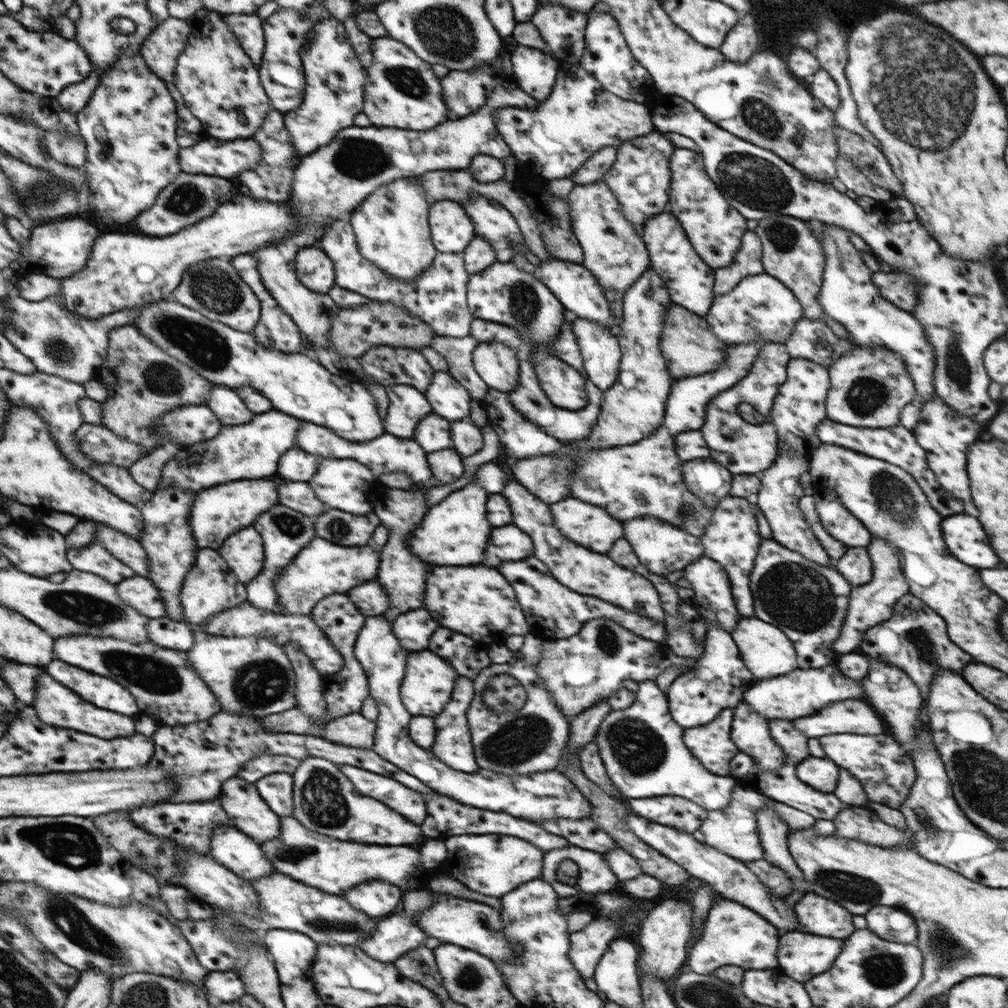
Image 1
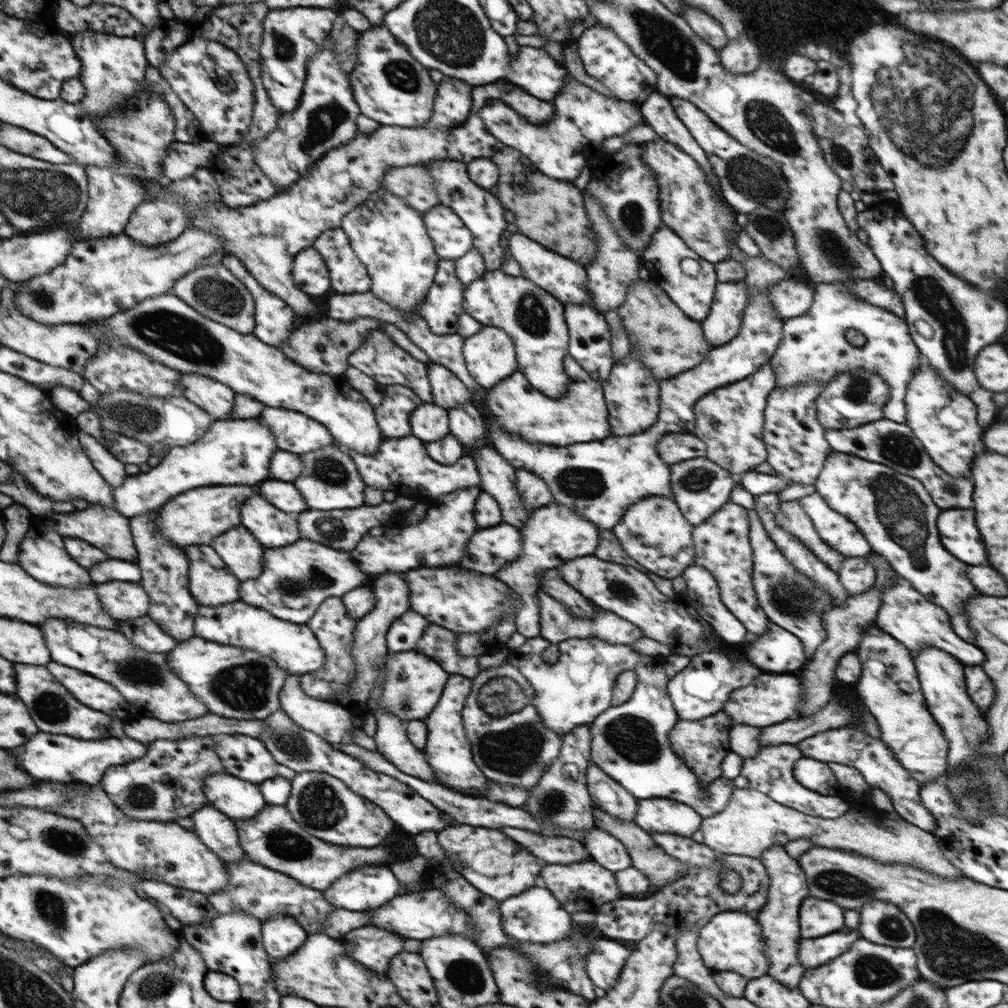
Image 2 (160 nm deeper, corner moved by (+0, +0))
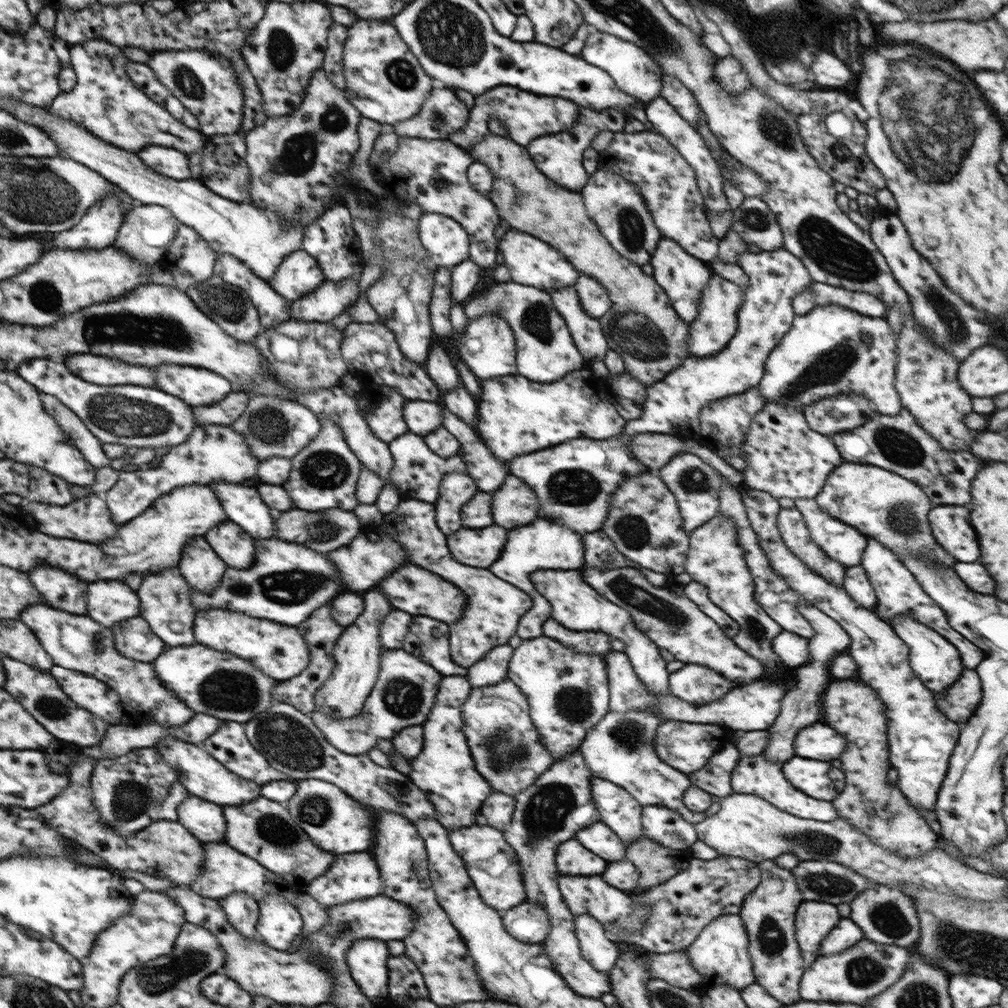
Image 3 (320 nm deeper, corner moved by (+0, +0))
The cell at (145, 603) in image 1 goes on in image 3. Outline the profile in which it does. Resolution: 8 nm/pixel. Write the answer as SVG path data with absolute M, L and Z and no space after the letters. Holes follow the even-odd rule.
M122 581L90 584L87 602L87 616L110 628L141 614L137 592Z

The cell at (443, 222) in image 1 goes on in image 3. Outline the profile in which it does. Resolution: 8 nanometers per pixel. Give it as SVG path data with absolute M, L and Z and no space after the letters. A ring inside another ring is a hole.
M424 213L416 225L433 268L451 268L469 258L468 233L459 222L437 213Z

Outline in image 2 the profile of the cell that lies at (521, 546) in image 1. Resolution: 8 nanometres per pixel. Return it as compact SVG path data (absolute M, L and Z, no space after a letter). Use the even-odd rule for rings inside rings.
M508 523L478 530L474 538L470 538L470 542L466 544L466 554L462 556L460 564L472 571L478 570L493 576L522 554L520 540L520 532Z

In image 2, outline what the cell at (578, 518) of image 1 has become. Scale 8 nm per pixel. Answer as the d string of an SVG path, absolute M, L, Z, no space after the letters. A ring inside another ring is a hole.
M551 503L548 506L532 510L531 515L520 529L522 554L518 560L506 564L493 576L508 585L514 593L521 597L522 608L516 613L517 631L527 639L540 637L540 603L534 594L538 588L542 574L546 570L558 568L578 557L593 555L598 548L601 530L581 514L576 514L572 508Z

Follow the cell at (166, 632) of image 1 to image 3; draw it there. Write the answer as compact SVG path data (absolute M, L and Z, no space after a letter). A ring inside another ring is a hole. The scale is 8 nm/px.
M140 616L118 622L111 629L115 635L115 646L130 659L152 662L167 648L167 643Z

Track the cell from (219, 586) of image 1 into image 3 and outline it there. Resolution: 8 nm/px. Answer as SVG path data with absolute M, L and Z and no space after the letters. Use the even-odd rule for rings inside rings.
M199 536L188 542L178 568L189 586L206 594L216 590L220 578L226 576L228 567L207 539Z

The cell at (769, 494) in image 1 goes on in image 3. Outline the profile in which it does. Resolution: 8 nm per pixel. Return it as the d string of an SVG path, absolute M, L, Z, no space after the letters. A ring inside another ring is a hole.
M749 488L741 493L741 497L760 547L766 552L770 567L776 571L776 575L784 579L788 587L800 594L804 601L830 616L840 626L840 630L848 633L848 654L860 670L857 678L862 678L866 686L874 688L878 698L884 701L887 708L889 761L898 771L898 788L915 808L935 810L937 796L948 770L949 758L962 726L948 720L938 709L938 701L912 670L909 663L909 646L895 633L892 626L882 621L874 611L868 611L856 604L844 588L828 583L826 579L808 569L786 547L777 527L778 513L782 509L777 498Z

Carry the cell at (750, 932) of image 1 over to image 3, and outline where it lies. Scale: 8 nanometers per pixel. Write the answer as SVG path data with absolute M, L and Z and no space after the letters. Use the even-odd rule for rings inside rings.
M738 912L724 914L712 920L685 951L689 956L691 967L704 976L702 984L707 987L729 984L741 991L756 980L748 954L748 935Z

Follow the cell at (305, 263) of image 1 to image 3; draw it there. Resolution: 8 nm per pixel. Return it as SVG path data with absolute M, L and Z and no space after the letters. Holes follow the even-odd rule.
M304 249L288 254L267 282L280 296L290 301L311 293L325 276L316 259Z

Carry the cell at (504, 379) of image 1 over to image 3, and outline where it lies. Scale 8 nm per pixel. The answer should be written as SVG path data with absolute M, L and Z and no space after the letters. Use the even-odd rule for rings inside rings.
M482 315L469 321L465 331L460 333L460 358L482 381L517 374L515 361L517 346L512 327L498 315Z

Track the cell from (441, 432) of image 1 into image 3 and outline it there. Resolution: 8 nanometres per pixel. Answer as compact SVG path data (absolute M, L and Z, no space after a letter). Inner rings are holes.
M407 400L403 406L403 417L409 430L423 437L442 425L443 410L444 407L437 402Z

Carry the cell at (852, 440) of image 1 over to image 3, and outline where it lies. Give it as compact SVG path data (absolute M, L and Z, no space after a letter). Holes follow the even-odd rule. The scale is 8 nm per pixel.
M909 410L888 416L874 413L864 424L852 430L831 435L844 461L879 466L915 482L934 505L970 504L970 486L980 470L980 460L972 453L947 451L923 426L916 422Z

